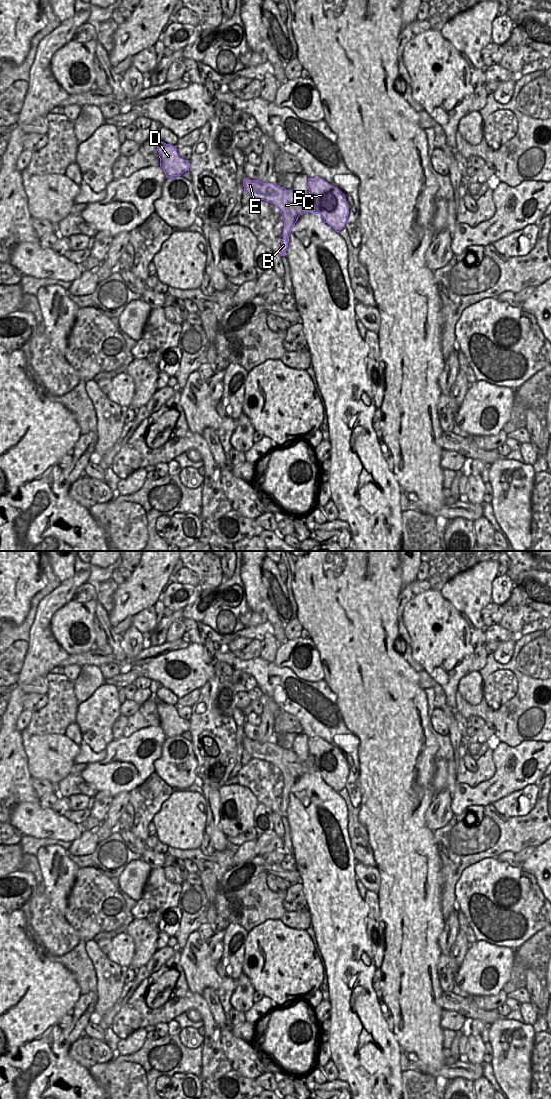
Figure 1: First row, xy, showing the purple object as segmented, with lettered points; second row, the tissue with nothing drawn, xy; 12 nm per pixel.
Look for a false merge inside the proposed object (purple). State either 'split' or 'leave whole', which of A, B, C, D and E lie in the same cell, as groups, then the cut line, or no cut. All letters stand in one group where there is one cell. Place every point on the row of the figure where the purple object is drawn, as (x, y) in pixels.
leave whole; A B C D E; no cut

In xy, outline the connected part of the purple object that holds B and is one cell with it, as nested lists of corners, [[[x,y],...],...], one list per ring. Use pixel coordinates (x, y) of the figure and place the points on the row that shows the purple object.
[[[308,178],[308,197],[305,201],[299,199],[292,190],[286,190],[277,183],[262,183],[258,180],[243,179],[244,190],[247,190],[252,198],[264,200],[276,205],[283,216],[284,228],[281,241],[280,255],[285,256],[288,248],[289,235],[298,217],[306,212],[319,214],[321,218],[336,232],[340,232],[348,219],[349,207],[344,194],[322,178]]]

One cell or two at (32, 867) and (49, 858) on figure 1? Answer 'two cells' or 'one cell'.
two cells

